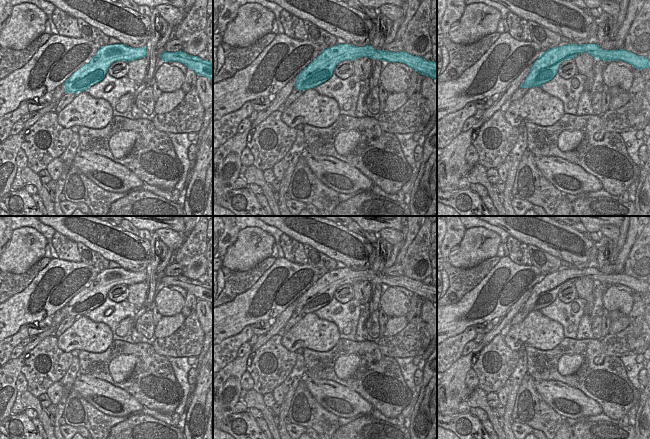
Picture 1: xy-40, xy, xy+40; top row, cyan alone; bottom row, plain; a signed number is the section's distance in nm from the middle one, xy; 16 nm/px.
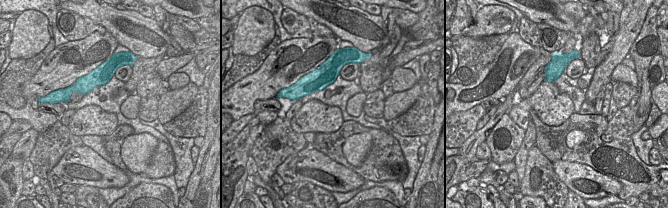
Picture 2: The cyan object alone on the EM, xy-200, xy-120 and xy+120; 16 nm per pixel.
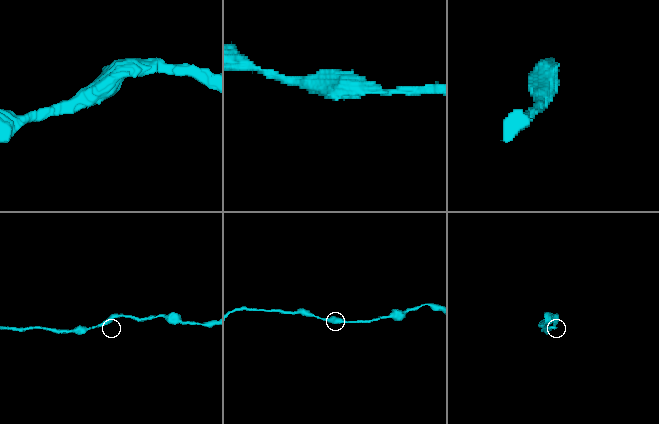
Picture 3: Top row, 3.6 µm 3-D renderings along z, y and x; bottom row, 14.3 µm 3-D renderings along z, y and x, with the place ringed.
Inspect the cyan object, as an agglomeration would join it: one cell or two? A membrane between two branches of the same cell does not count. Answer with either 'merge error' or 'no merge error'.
no merge error

